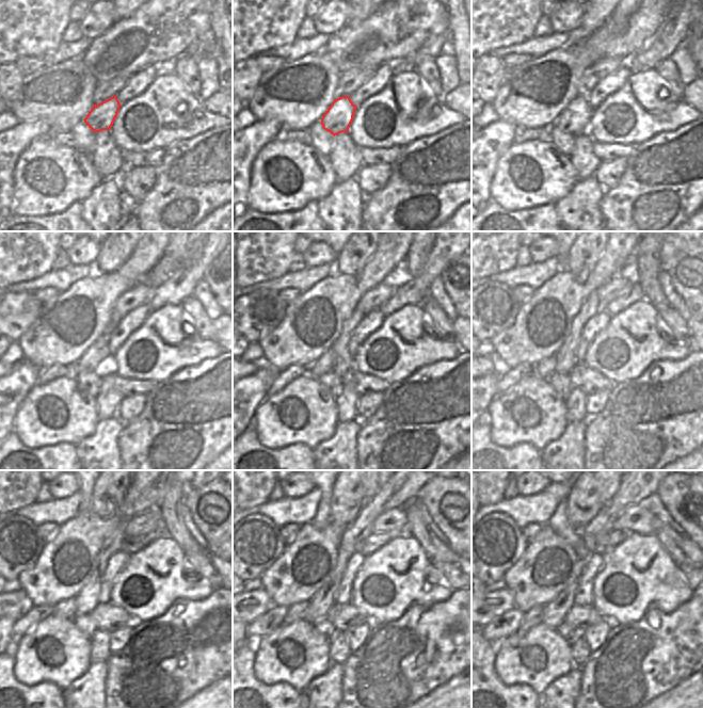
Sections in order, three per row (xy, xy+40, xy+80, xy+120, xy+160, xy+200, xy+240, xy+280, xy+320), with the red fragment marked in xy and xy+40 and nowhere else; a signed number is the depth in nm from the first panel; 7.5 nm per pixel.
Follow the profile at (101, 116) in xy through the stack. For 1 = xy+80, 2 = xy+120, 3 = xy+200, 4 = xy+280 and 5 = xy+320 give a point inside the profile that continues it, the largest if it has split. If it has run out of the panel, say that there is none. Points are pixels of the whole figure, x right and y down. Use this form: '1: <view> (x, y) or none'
1: xy+80 (574, 119)
2: xy+120 (97, 356)
3: xy+200 (545, 368)
4: xy+280 (299, 611)
5: xy+320 (533, 616)

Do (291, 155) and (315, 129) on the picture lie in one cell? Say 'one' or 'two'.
two

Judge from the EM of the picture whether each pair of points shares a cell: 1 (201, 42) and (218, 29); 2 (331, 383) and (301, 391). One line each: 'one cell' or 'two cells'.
1: two cells
2: two cells

